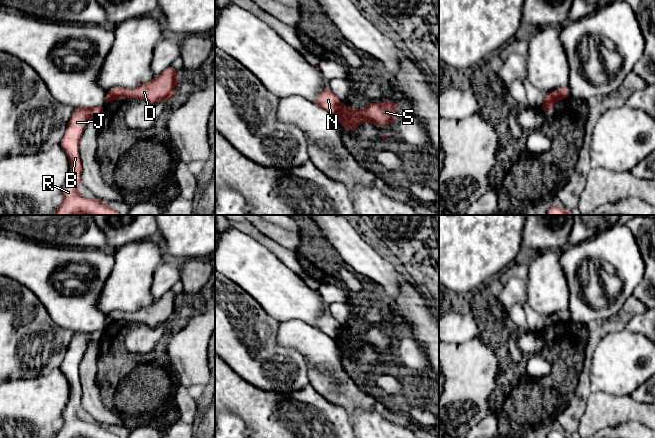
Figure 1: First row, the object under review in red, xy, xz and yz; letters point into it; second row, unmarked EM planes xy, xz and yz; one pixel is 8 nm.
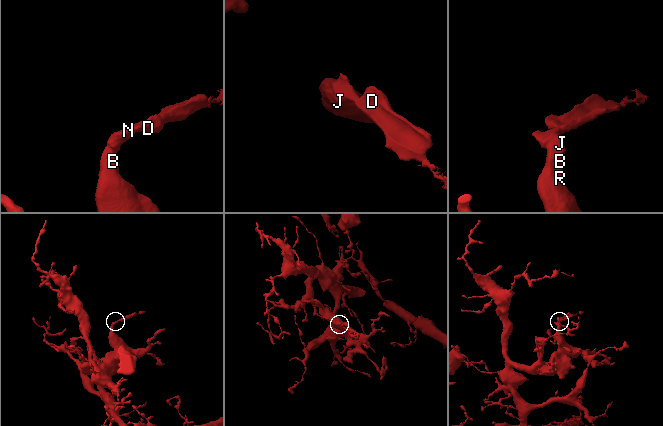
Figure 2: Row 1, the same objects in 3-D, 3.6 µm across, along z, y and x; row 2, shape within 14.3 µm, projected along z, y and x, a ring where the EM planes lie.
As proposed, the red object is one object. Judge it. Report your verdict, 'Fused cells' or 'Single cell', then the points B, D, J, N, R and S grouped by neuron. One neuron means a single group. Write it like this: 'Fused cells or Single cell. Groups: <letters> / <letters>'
Fused cells. Groups: B J N R / D S

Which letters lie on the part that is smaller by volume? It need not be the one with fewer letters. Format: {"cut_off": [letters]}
{"cut_off": ["D", "S"]}

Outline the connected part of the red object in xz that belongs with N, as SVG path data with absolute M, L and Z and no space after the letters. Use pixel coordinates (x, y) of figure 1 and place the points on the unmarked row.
M326 309L316 322L315 328L334 339L344 330L341 324L331 315L329 309Z

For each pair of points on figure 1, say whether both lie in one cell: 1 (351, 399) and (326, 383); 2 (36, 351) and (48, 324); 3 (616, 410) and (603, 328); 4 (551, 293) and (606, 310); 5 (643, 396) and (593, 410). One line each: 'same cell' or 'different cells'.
1: same cell
2: same cell
3: different cells
4: different cells
5: different cells

